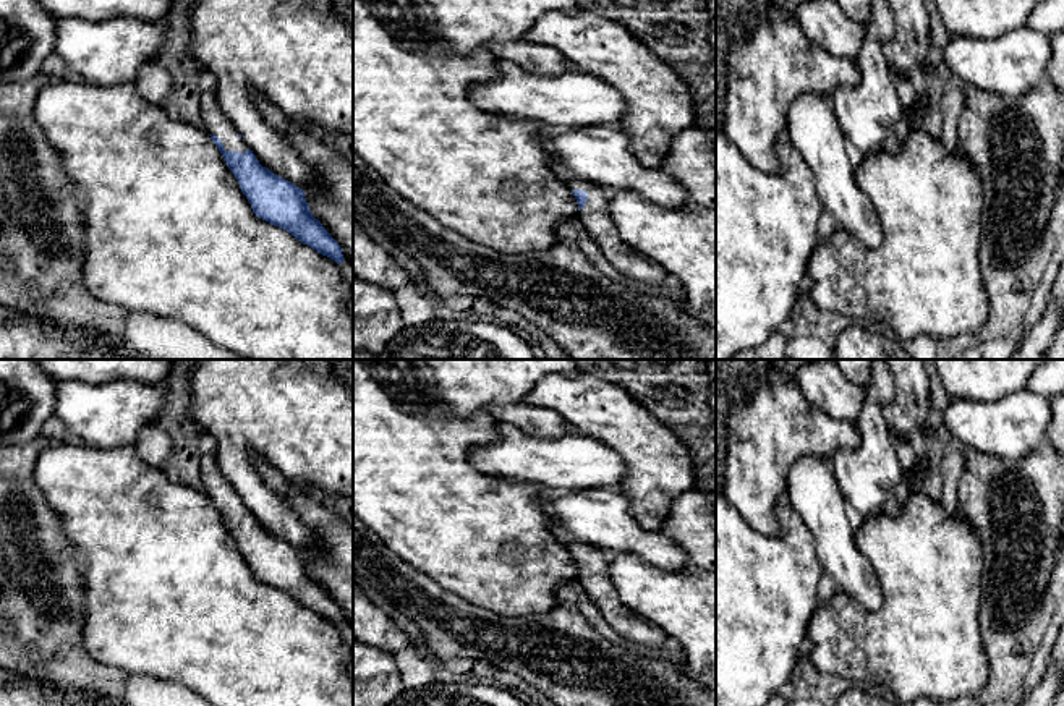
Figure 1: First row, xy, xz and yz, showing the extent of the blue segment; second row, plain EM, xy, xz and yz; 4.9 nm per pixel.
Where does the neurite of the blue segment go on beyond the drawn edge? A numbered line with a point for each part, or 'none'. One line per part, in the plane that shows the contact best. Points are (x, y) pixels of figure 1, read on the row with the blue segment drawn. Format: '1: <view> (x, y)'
1: xy (214, 122)

